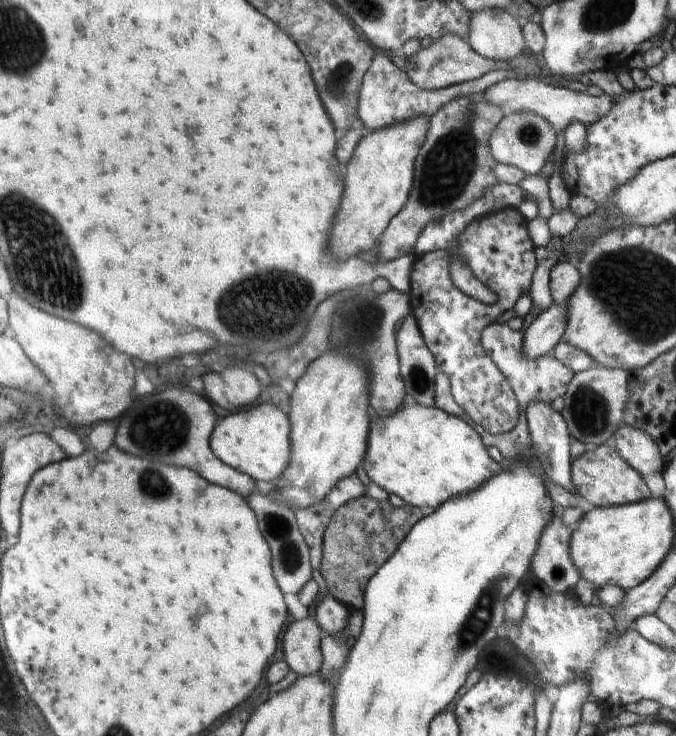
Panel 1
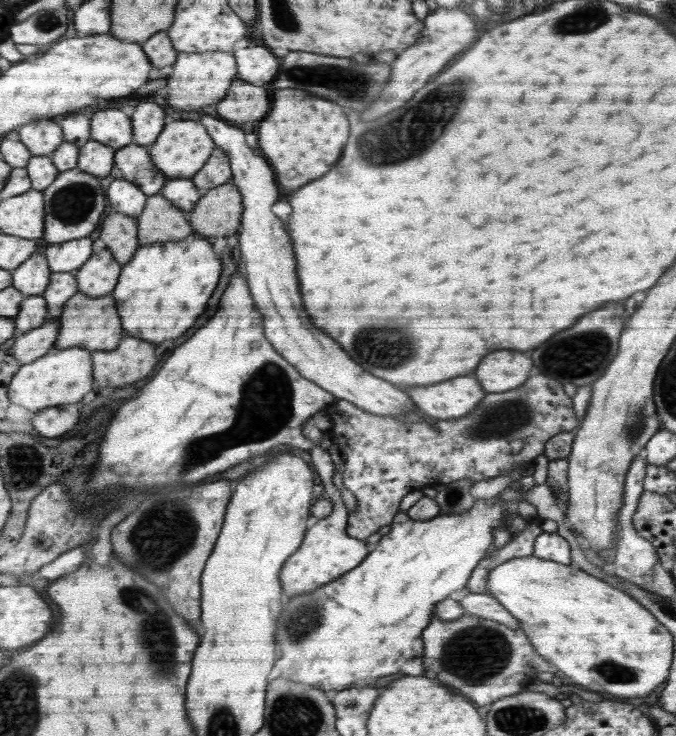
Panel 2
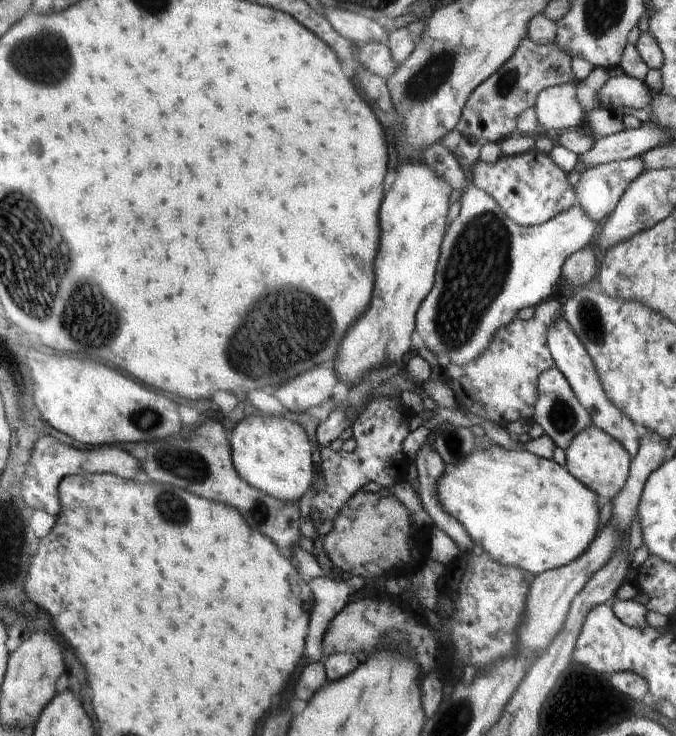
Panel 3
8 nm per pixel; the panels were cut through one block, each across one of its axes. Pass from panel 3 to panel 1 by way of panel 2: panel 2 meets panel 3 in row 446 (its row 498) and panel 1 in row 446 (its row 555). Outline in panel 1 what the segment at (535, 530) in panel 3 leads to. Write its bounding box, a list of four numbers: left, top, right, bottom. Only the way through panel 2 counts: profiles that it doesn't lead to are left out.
[364,399,504,512]

